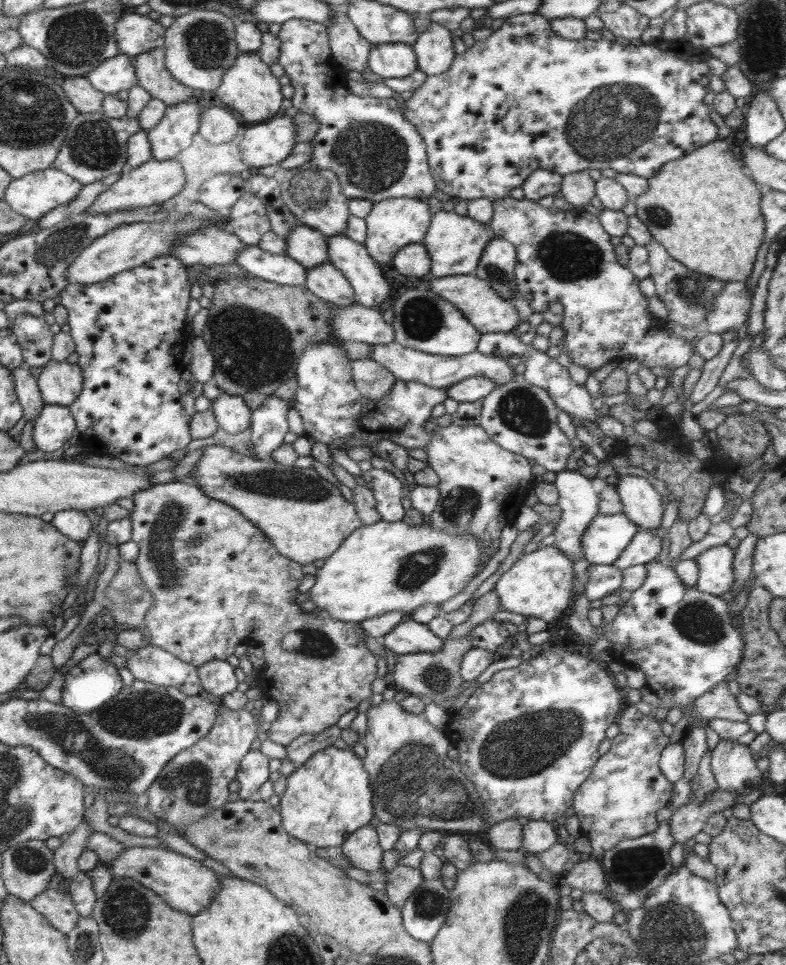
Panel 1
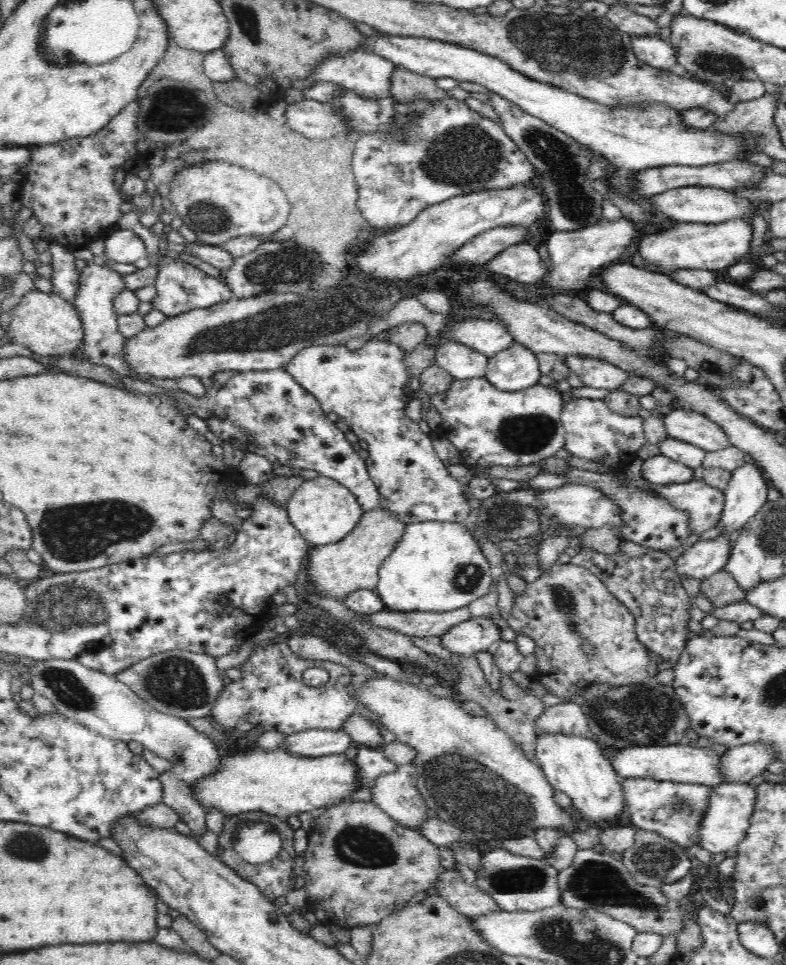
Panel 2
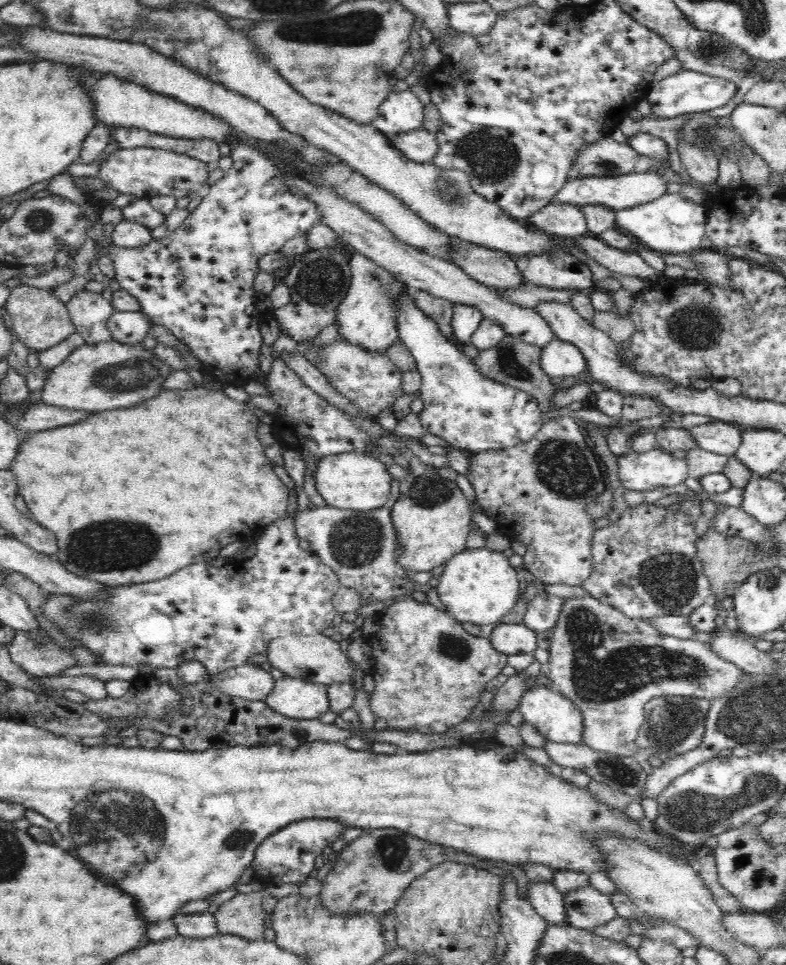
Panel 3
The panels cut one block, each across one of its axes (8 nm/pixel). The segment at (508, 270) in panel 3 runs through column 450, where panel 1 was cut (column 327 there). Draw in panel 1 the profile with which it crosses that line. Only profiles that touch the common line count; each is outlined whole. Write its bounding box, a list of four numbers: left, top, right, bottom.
[286,224,328,269]

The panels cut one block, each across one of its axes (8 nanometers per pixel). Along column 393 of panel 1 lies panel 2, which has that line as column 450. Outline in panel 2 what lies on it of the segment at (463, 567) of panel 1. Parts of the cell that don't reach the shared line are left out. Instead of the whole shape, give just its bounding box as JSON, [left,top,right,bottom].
[378,522,495,613]

